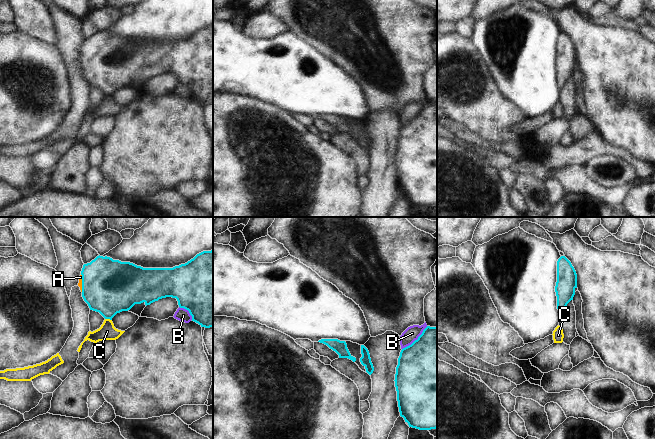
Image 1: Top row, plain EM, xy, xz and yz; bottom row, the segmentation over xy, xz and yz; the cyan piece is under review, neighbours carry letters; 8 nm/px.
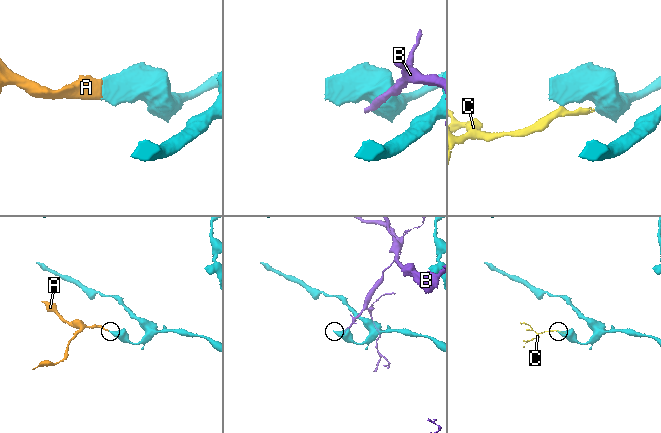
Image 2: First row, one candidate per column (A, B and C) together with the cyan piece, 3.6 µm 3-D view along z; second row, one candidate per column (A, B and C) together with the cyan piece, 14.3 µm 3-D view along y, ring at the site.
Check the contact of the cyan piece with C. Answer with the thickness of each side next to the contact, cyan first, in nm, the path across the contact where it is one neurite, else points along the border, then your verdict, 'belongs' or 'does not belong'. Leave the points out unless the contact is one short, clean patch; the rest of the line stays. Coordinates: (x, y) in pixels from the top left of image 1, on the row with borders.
440 nm thick on the cyan side, 140 nm on the other; border along xy (105, 318), (111, 320); does not belong

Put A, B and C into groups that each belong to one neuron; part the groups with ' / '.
A / B C

